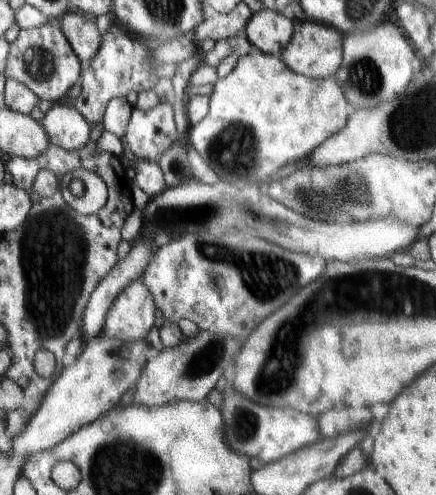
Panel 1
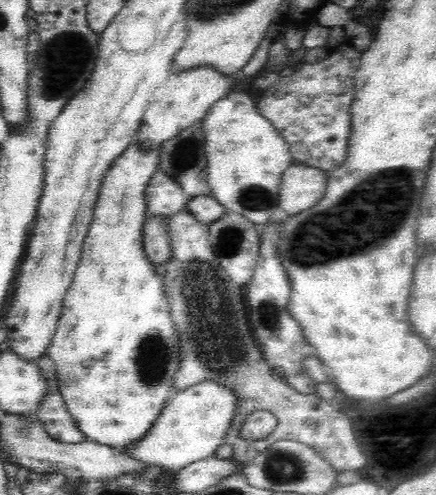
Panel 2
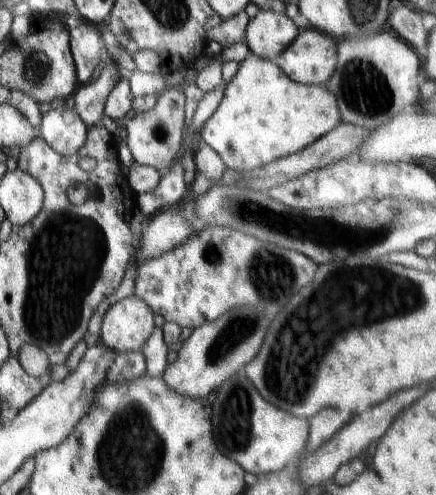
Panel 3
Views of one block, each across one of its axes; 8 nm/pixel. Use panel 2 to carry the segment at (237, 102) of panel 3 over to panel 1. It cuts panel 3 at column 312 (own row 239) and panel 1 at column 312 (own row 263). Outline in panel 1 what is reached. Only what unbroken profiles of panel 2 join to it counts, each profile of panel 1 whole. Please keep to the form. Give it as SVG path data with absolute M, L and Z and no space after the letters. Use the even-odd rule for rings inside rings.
M251 46L249 54L239 58L235 68L225 78L217 78L213 84L213 94L209 96L209 112L203 120L187 130L185 144L197 150L207 166L219 176L219 180L263 186L263 182L267 184L269 176L275 174L277 168L291 162L301 162L329 136L339 132L347 124L349 114L351 108L333 76L325 80L313 80L301 74L293 74L279 58L263 54Z

